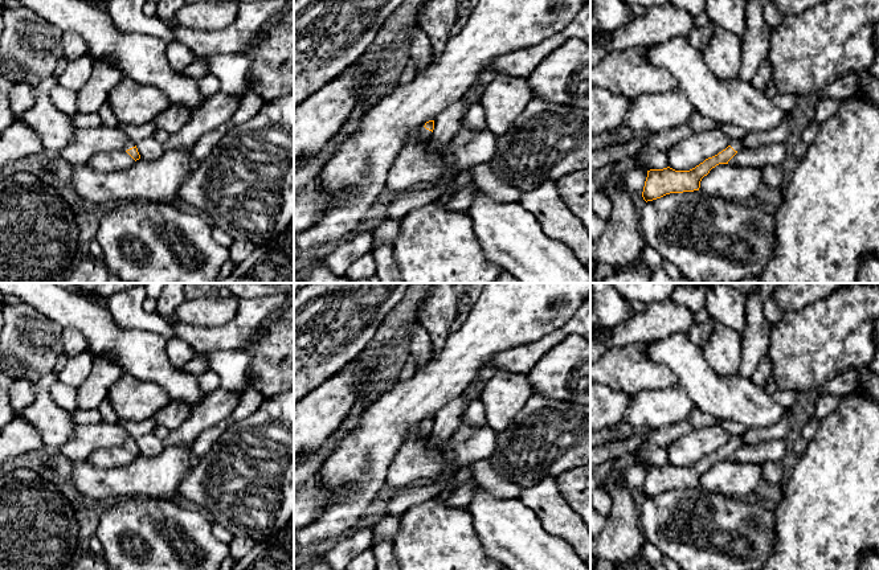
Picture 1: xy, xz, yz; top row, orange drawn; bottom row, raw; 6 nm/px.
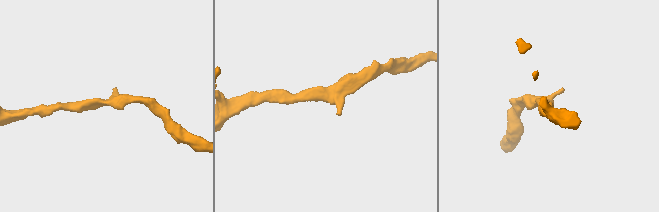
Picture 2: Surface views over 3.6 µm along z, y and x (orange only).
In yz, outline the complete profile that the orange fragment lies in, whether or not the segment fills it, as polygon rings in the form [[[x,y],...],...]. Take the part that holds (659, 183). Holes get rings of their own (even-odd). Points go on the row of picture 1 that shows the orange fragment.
[[[744,139],[731,142],[731,144],[717,155],[706,159],[703,163],[690,171],[675,171],[670,167],[663,169],[647,171],[642,197],[653,201],[670,193],[683,193],[699,190],[700,181],[719,164],[728,161],[744,148]]]

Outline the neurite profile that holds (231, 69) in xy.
[[[245,50],[201,58],[207,62],[209,74],[218,78],[221,91],[230,95],[240,95],[244,93],[246,74],[252,65]]]

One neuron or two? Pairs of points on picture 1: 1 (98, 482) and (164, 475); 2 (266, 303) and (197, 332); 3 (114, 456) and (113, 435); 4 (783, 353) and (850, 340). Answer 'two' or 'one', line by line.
1: one
2: one
3: two
4: one

